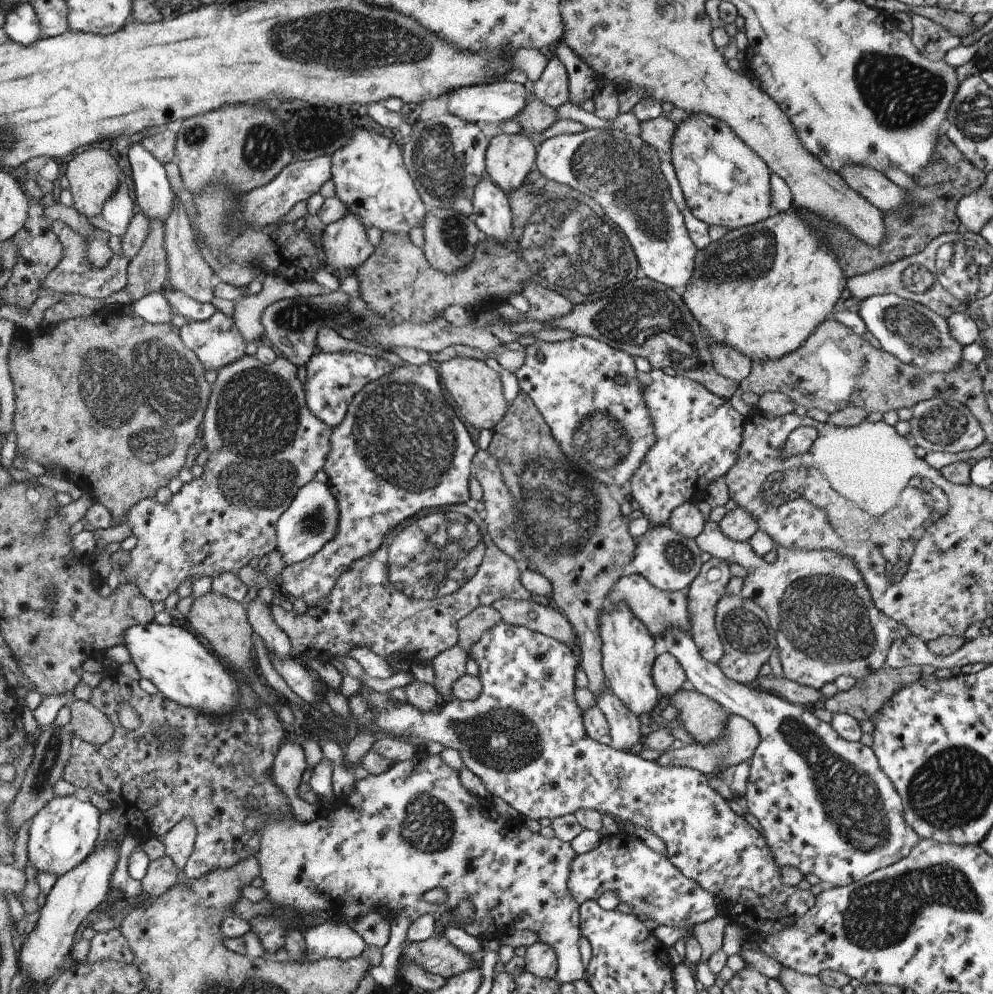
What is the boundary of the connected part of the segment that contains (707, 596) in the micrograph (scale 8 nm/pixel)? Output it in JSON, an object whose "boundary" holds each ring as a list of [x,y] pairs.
{"boundary":[[[712,557],[704,562],[700,574],[687,588],[687,613],[690,614],[690,632],[698,646],[700,656],[711,663],[718,663],[724,654],[722,641],[715,626],[716,605],[726,594],[726,585],[730,581],[730,570],[723,559]]]}

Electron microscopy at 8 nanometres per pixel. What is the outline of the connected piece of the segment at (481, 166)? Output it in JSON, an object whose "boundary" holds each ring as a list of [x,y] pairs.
{"boundary":[[[446,113],[430,120],[417,120],[408,138],[401,141],[404,164],[426,208],[454,208],[472,218],[474,188],[487,177],[485,152],[489,140],[476,123]]]}

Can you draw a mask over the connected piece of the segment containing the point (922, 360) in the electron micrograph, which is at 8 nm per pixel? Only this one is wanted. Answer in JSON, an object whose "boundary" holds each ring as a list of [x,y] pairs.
{"boundary":[[[897,294],[872,295],[871,297],[862,299],[857,313],[864,320],[867,330],[878,339],[882,349],[897,356],[902,362],[918,366],[924,372],[942,372],[942,374],[950,372],[950,370],[956,370],[958,366],[962,366],[963,346],[958,340],[952,338],[947,319],[942,318],[942,316],[930,310],[923,303],[902,298]]]}

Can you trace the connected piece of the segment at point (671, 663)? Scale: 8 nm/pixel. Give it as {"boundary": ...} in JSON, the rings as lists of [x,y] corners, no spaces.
{"boundary":[[[668,652],[656,657],[652,668],[652,680],[663,700],[687,687],[684,669]]]}

